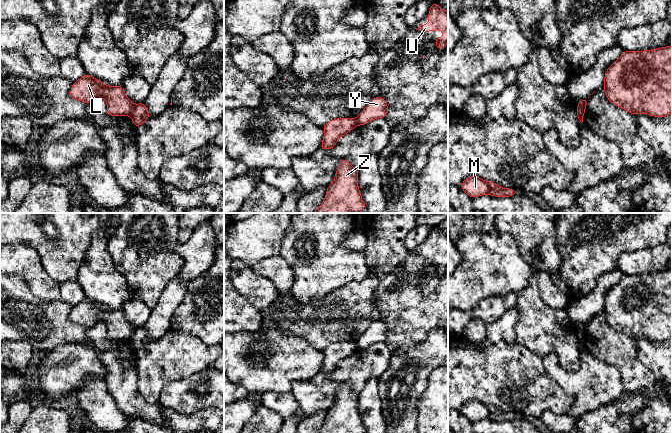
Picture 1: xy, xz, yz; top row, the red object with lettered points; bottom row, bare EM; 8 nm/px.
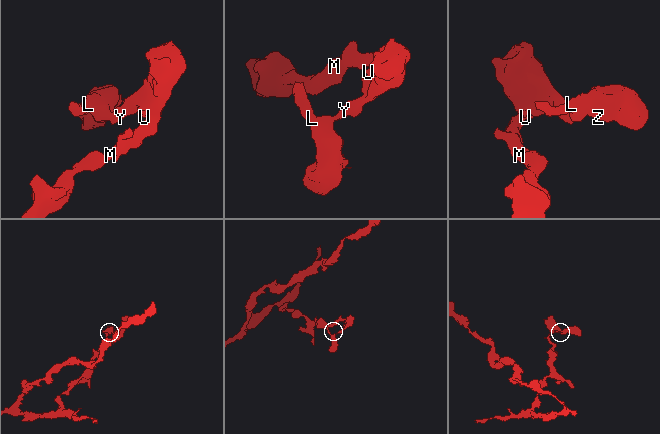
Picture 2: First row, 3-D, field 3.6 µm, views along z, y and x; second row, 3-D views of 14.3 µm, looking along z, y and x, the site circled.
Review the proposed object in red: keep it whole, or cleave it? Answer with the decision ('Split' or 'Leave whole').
Split

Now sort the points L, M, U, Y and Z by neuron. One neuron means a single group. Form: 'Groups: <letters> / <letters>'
Groups: L Z / M U Y

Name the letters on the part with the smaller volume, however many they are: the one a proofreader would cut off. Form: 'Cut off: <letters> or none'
Cut off: L, Z

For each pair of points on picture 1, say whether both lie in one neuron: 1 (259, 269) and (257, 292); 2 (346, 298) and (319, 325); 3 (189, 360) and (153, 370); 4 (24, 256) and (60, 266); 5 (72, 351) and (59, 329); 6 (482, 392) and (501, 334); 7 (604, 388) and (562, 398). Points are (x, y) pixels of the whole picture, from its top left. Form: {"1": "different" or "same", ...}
{"1": "different", "2": "same", "3": "same", "4": "different", "5": "different", "6": "different", "7": "different"}

